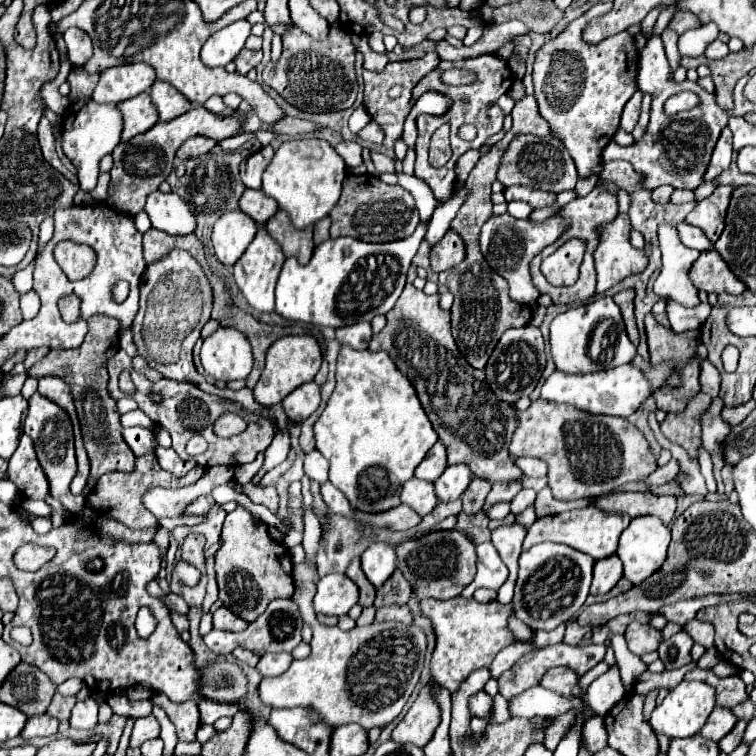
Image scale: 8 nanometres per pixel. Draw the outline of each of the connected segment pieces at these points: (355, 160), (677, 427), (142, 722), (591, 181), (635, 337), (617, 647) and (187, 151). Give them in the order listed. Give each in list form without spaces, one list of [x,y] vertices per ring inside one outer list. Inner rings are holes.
[[[338,143],[336,151],[344,157],[348,167],[360,167],[364,163],[362,159],[362,147],[358,143]]]
[[[700,391],[692,399],[688,399],[688,407],[680,411],[680,415],[666,415],[666,419],[660,423],[666,439],[682,445],[692,457],[696,457],[696,449],[700,445],[698,417],[708,405],[710,405],[710,395]]]
[[[146,715],[134,721],[132,737],[130,737],[130,747],[140,747],[144,741],[154,739],[160,735],[160,725],[154,715]]]
[[[591,175],[587,178],[579,178],[576,184],[575,191],[578,197],[586,196],[597,185],[598,177]]]
[[[632,289],[620,291],[620,293],[614,295],[614,301],[622,309],[622,317],[624,317],[624,323],[626,323],[626,331],[628,331],[630,341],[634,345],[638,345],[640,343],[640,335],[638,335],[638,327],[636,327],[636,319],[634,319],[634,291]]]
[[[612,635],[612,645],[614,645],[614,653],[616,653],[616,661],[620,667],[622,681],[624,681],[626,691],[628,691],[630,685],[638,679],[638,675],[648,671],[648,665],[640,657],[636,657],[634,653],[628,651],[624,635]]]
[[[190,137],[190,139],[184,141],[182,147],[176,151],[176,157],[182,159],[182,161],[188,161],[188,159],[200,157],[200,155],[204,155],[204,153],[210,153],[214,145],[216,145],[216,141],[210,139],[210,137]]]

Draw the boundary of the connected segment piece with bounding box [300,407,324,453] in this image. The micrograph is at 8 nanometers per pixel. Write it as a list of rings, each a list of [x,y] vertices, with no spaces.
[[[318,407],[318,411],[316,413],[312,413],[306,421],[302,421],[302,435],[300,435],[300,447],[304,449],[304,453],[308,453],[308,451],[312,451],[314,449],[314,433],[312,433],[312,425],[314,425],[314,421],[320,417],[320,413],[322,413],[324,409],[322,407]]]

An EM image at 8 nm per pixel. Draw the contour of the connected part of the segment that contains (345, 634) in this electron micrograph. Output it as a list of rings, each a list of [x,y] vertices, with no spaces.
[[[312,511],[304,513],[304,541],[302,547],[306,551],[306,561],[300,565],[294,565],[294,585],[296,591],[292,595],[292,601],[300,607],[302,619],[310,625],[312,629],[312,653],[302,659],[302,661],[292,661],[290,669],[278,677],[266,677],[262,679],[258,693],[260,693],[260,701],[272,709],[278,707],[308,707],[314,709],[320,719],[324,719],[324,723],[328,723],[328,727],[338,727],[338,725],[346,725],[346,723],[358,723],[364,729],[372,729],[372,727],[384,727],[388,725],[394,717],[400,715],[402,707],[406,705],[410,693],[414,691],[418,679],[420,679],[420,671],[424,665],[424,655],[426,655],[426,635],[420,627],[416,625],[400,625],[400,623],[372,623],[368,627],[354,627],[350,631],[342,631],[338,627],[328,627],[328,625],[320,625],[316,619],[316,613],[312,611],[310,599],[316,593],[316,547],[320,543],[320,523],[316,519],[316,515]]]

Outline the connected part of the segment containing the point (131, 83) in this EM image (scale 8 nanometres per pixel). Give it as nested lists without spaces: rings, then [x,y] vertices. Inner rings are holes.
[[[146,63],[110,67],[100,75],[92,99],[96,103],[120,103],[148,91],[154,79],[156,71]]]

